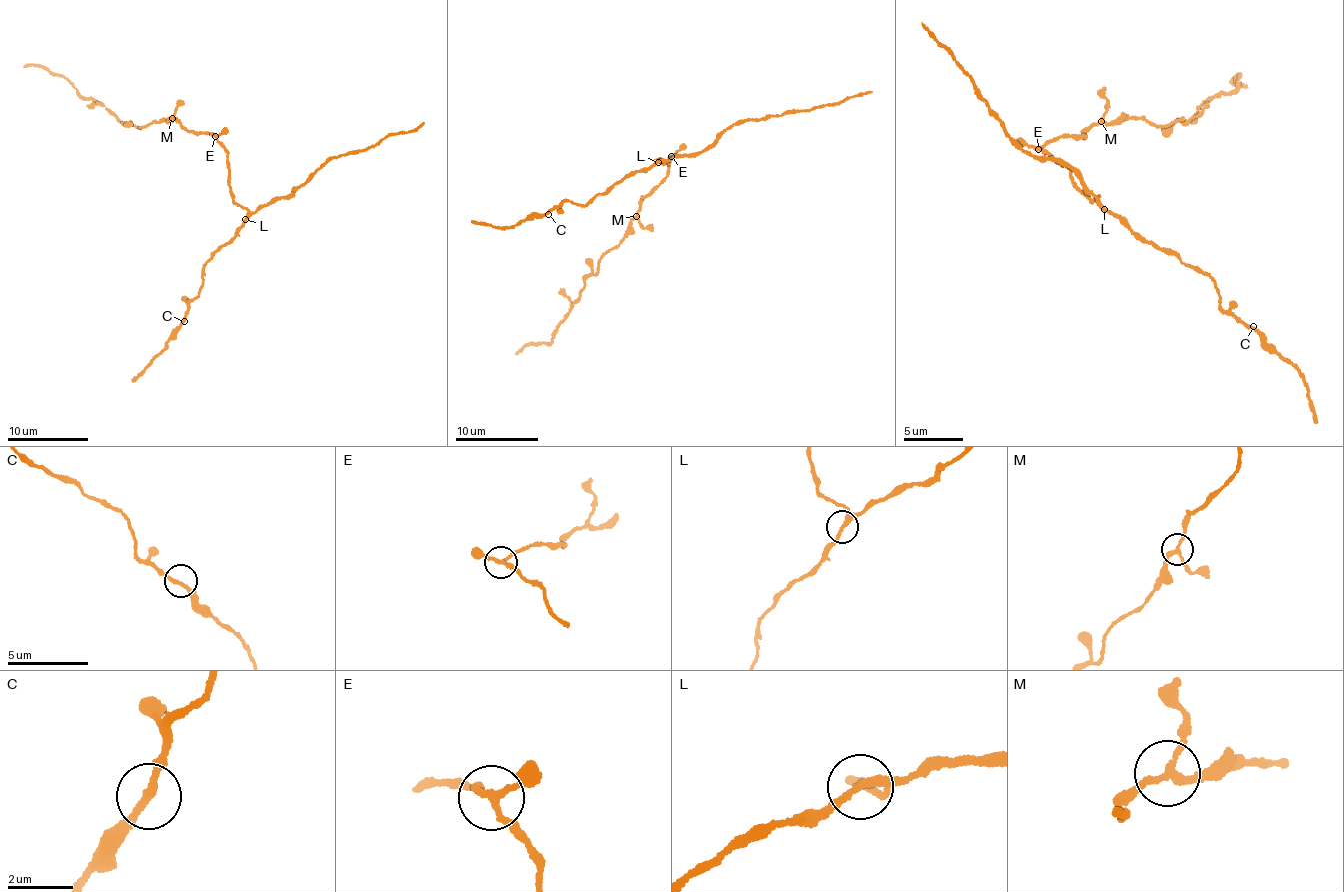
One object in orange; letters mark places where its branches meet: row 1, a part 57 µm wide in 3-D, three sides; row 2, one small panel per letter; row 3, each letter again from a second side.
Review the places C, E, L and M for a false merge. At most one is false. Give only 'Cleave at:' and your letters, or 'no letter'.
Cleave at: no letter

